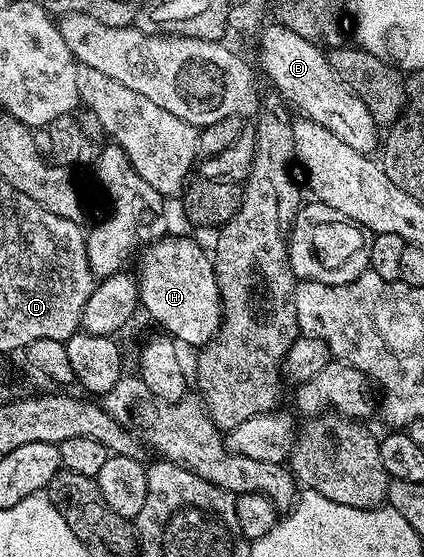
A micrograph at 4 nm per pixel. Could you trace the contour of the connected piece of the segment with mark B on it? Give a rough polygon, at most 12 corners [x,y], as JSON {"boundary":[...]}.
{"boundary":[[283,25],[259,61],[306,120],[358,153],[380,144],[365,103],[328,54]]}

